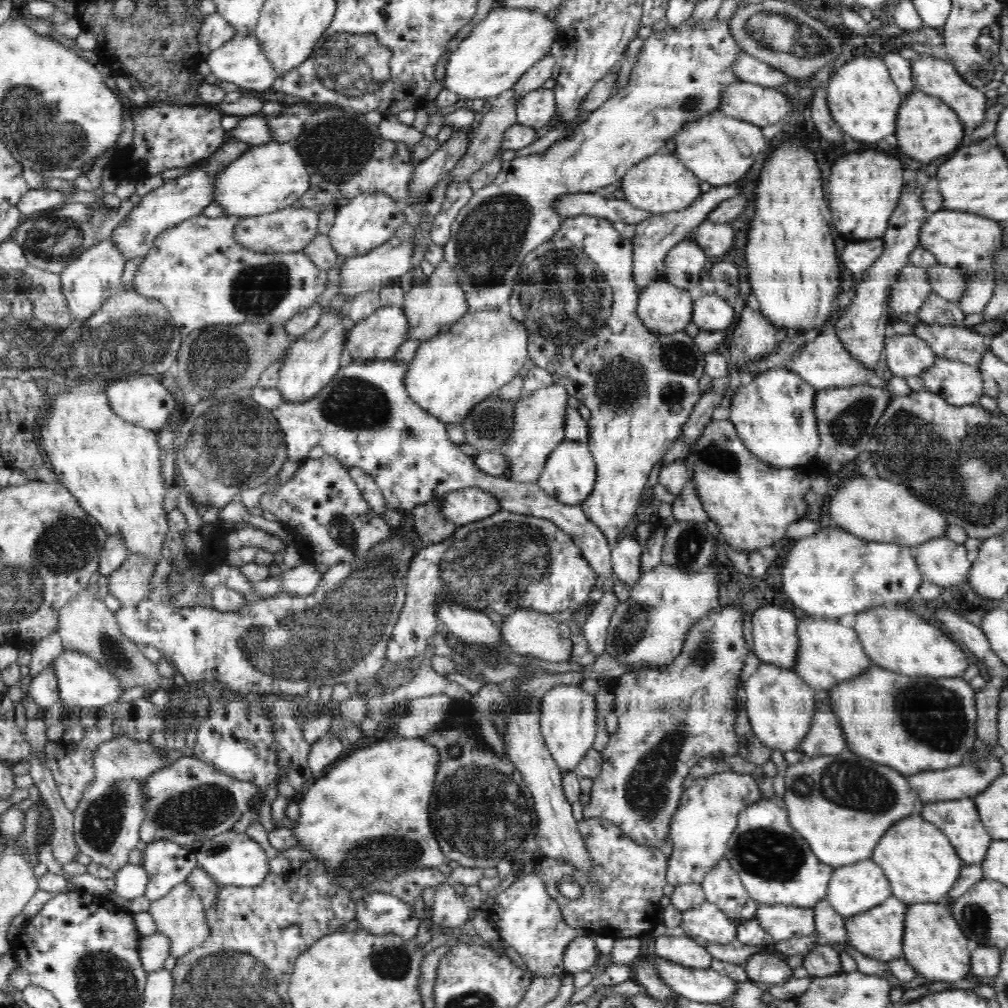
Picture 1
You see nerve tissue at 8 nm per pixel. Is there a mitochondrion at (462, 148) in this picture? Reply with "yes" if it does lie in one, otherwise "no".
no

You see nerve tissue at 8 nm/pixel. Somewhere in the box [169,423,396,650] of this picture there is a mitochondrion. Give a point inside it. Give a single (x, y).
(343, 531)

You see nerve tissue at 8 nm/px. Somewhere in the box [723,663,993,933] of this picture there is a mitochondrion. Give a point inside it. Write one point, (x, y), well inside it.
(934, 715)

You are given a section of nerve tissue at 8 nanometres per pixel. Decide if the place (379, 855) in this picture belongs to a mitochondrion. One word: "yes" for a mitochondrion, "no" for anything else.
yes

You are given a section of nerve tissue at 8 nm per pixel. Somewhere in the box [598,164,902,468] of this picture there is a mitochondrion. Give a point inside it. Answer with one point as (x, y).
(858, 414)

